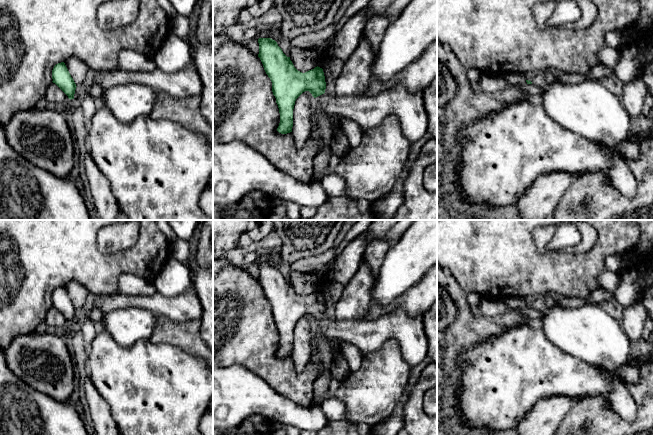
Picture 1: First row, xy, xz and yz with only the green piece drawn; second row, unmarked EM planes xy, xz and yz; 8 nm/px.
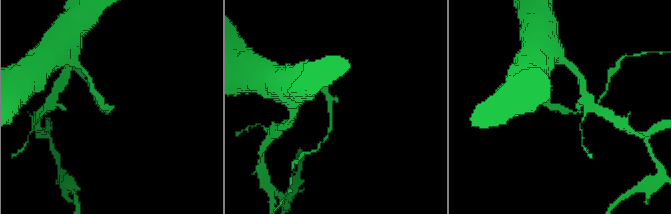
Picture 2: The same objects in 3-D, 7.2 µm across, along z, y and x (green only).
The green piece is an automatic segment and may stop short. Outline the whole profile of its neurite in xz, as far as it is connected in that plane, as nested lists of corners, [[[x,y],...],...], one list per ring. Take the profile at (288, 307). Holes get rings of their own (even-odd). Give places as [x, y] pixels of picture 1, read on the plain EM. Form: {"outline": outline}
{"outline": [[[259,262],[259,278],[264,294],[272,306],[272,316],[280,337],[280,347],[277,355],[281,358],[292,356],[293,333],[296,323],[305,315],[309,315],[314,321],[314,327],[328,340],[335,339],[348,342],[357,346],[364,355],[380,349],[385,341],[393,338],[399,342],[401,353],[409,366],[415,367],[427,355],[428,339],[423,326],[423,316],[409,317],[405,311],[398,309],[390,315],[382,313],[375,319],[353,321],[330,319],[325,316],[326,306],[323,293],[315,291],[305,297],[298,295],[290,281],[287,281],[277,266],[271,262]]]}

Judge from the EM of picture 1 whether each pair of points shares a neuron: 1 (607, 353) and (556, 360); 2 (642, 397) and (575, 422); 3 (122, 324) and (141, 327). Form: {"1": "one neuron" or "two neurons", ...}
{"1": "two neurons", "2": "one neuron", "3": "one neuron"}

